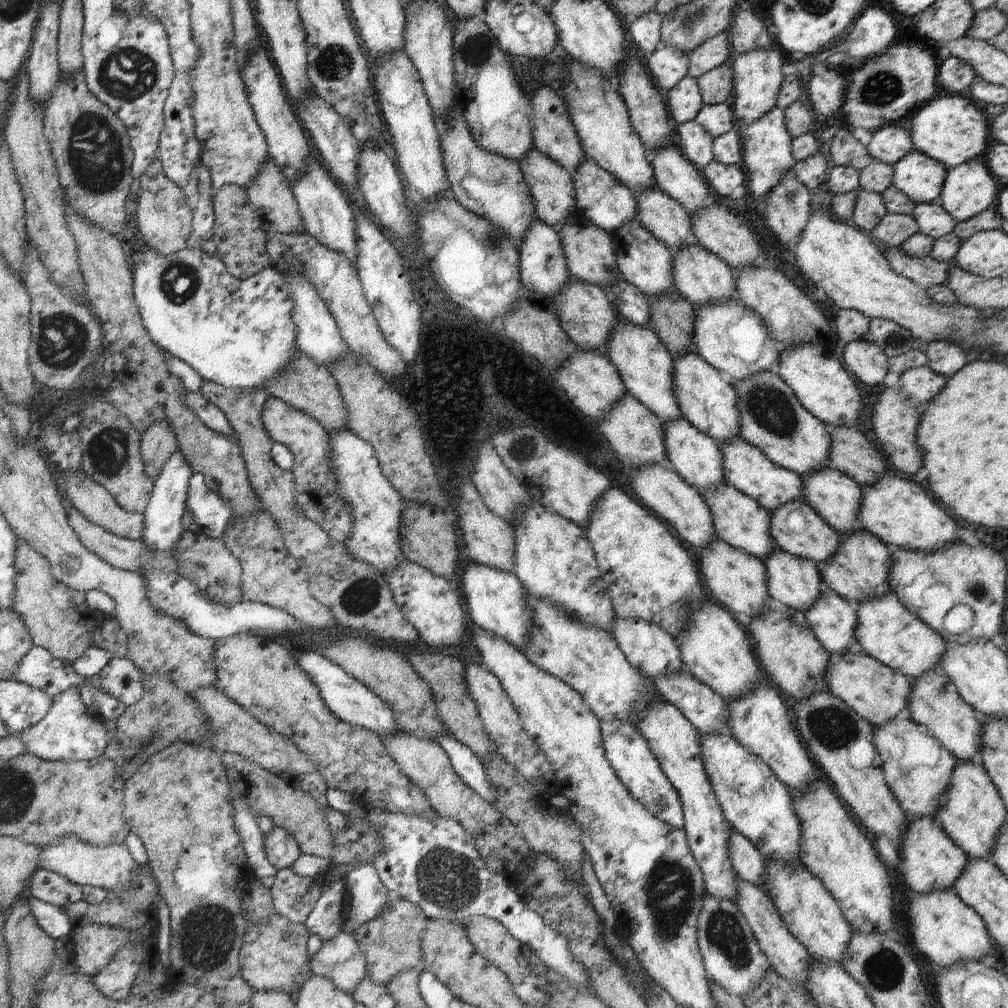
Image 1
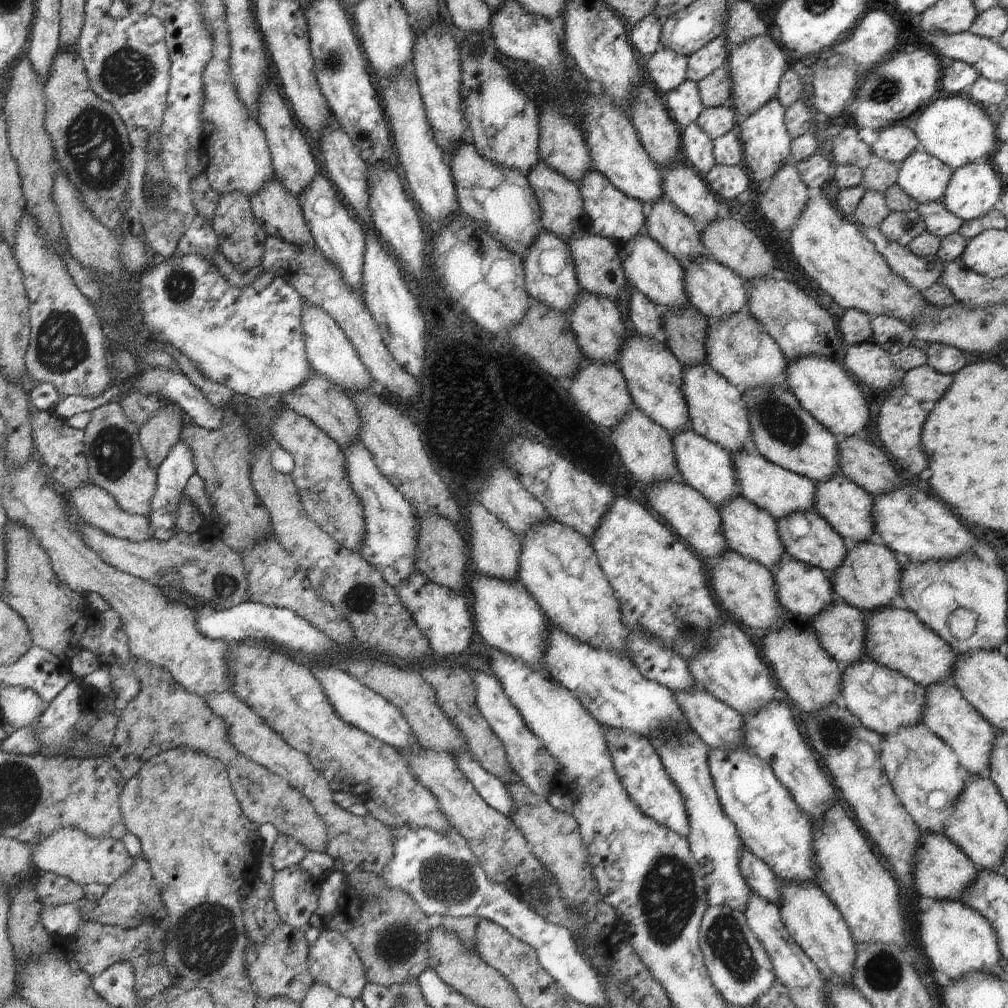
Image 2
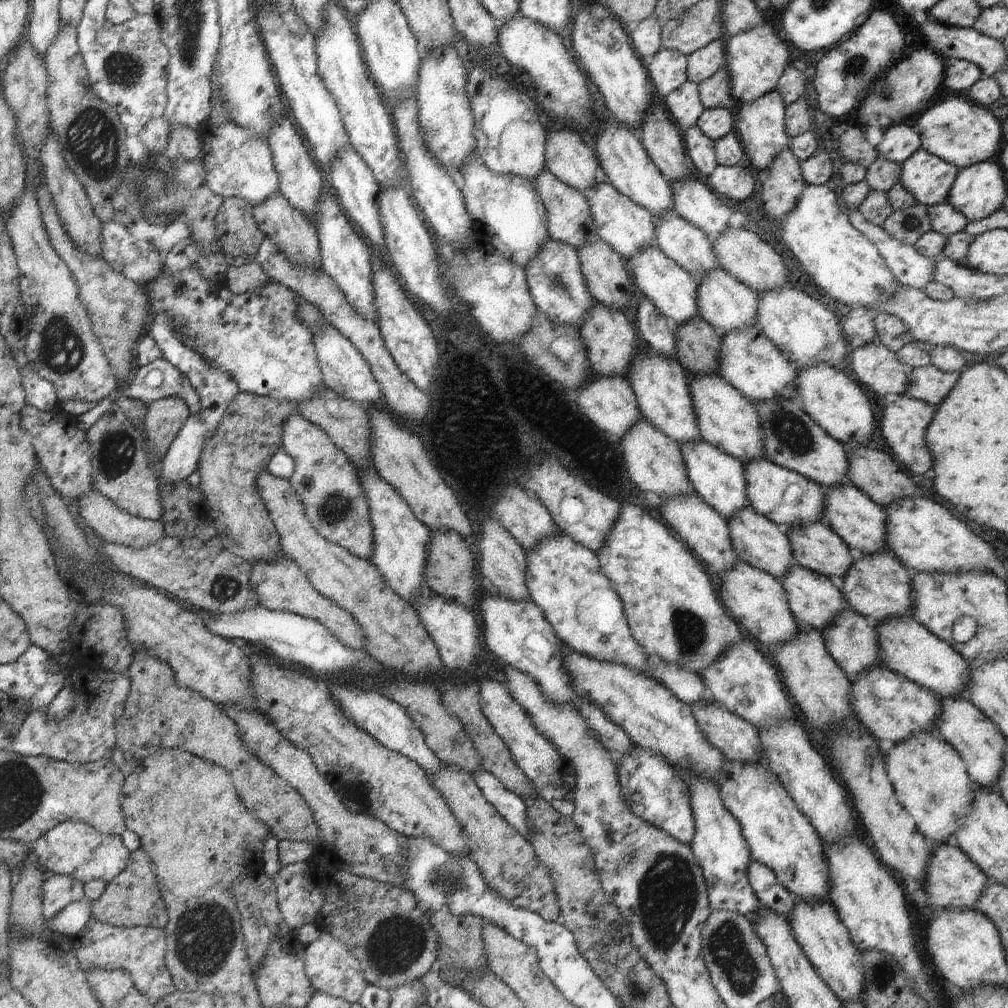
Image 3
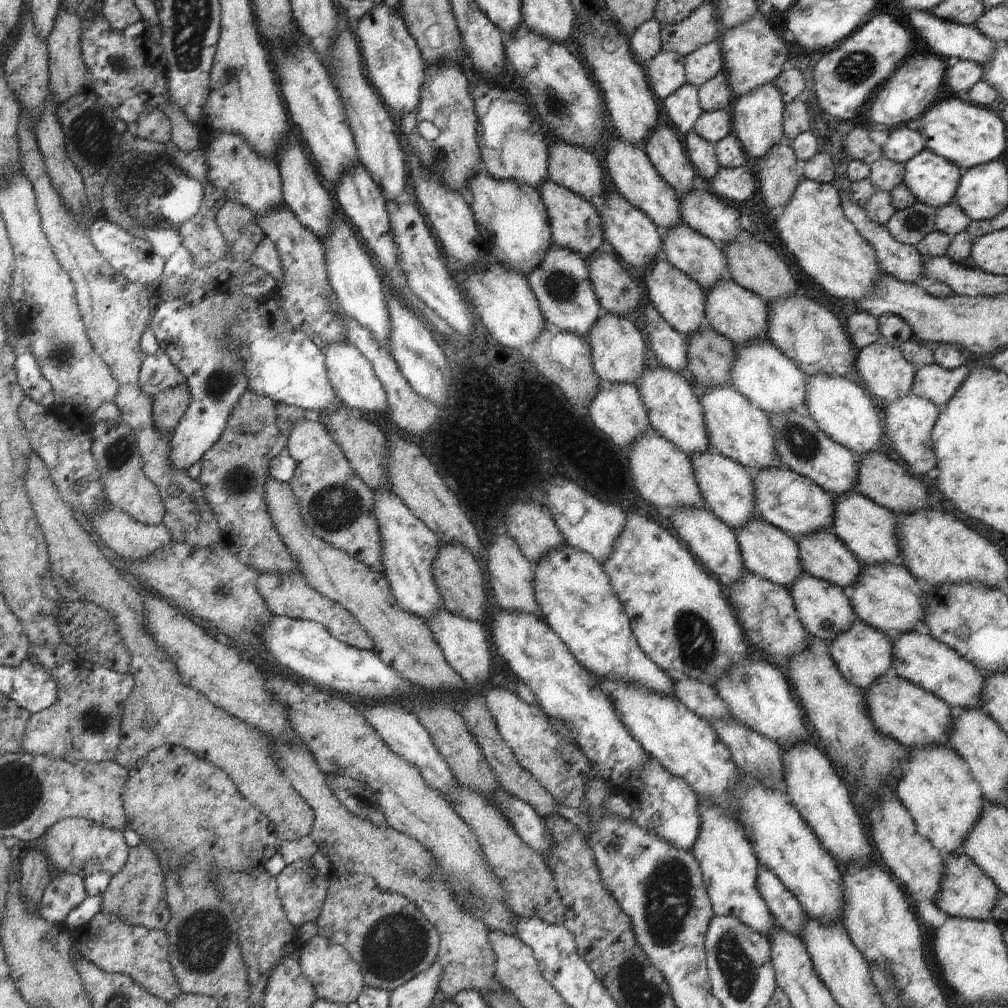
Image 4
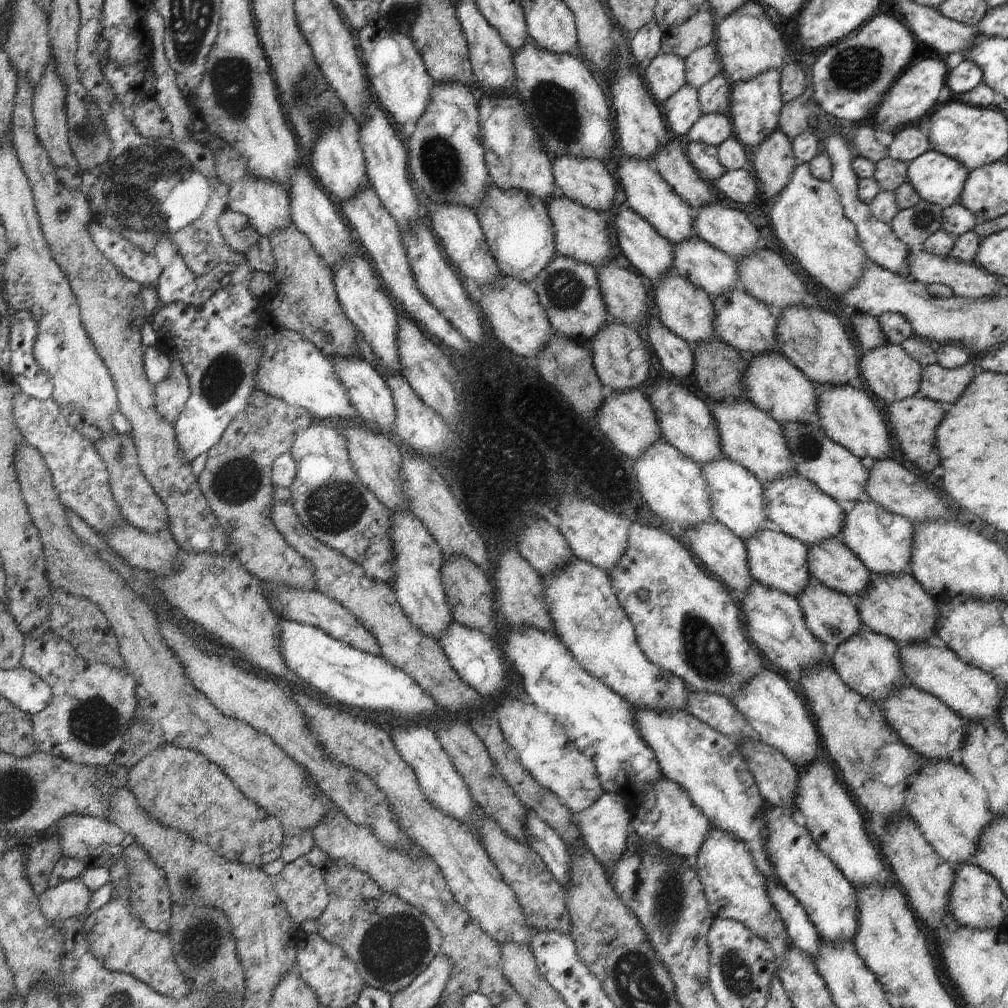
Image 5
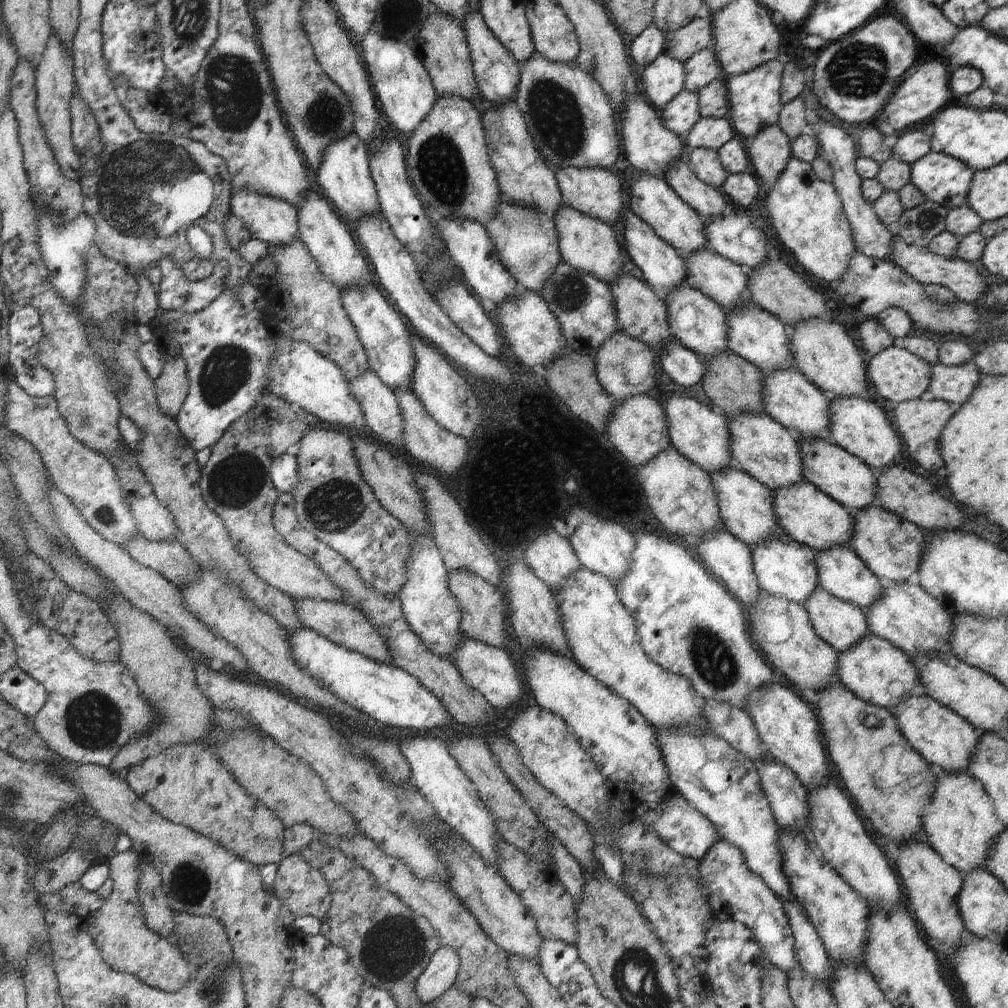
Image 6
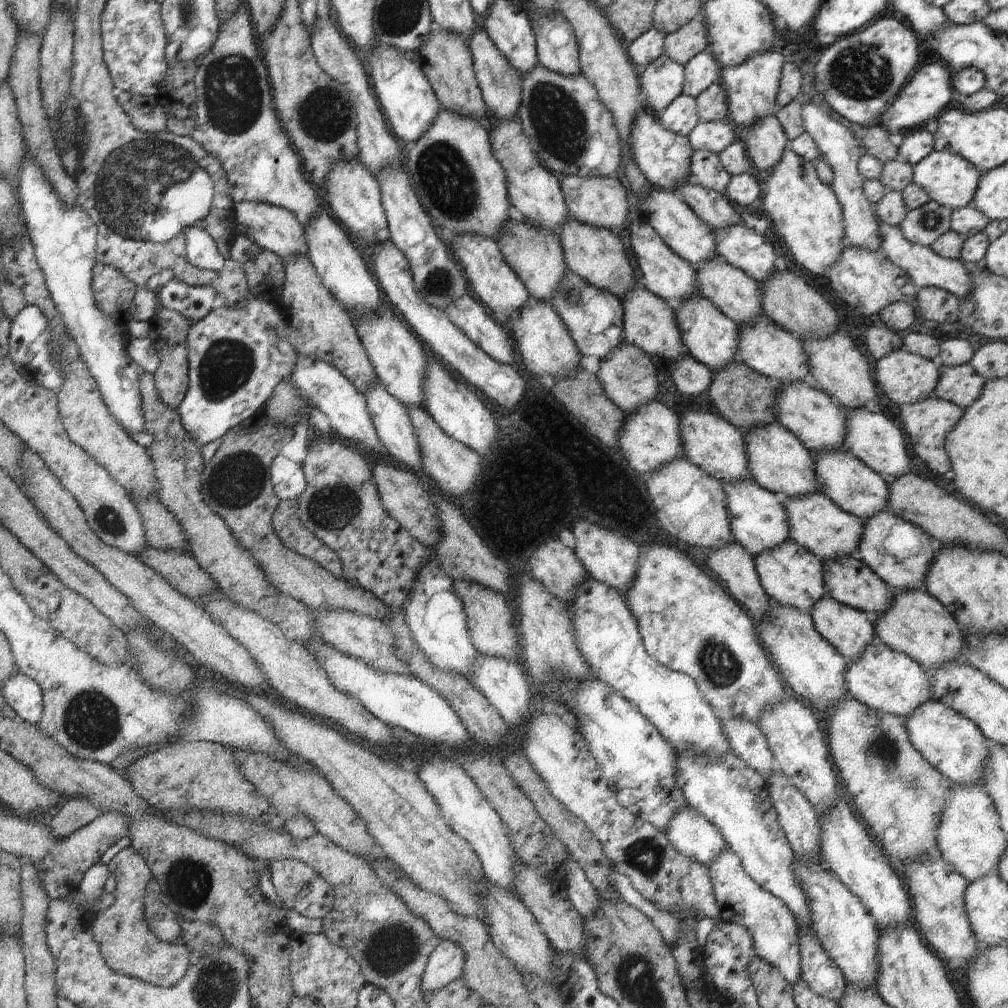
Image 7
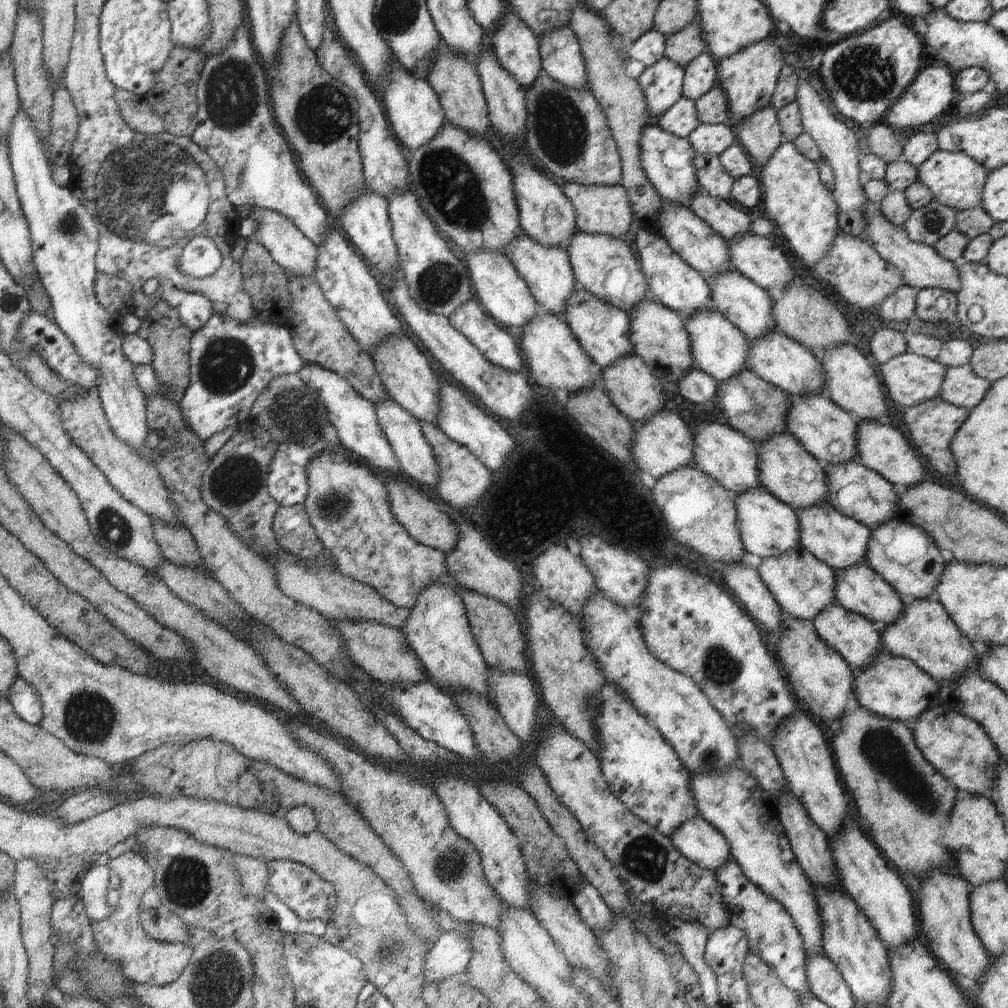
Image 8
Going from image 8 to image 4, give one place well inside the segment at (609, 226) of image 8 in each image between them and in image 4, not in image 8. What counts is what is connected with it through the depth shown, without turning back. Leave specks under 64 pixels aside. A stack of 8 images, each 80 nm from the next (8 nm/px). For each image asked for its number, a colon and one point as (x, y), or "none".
4: (576, 168)
5: (587, 181)
6: (596, 192)
7: (602, 202)

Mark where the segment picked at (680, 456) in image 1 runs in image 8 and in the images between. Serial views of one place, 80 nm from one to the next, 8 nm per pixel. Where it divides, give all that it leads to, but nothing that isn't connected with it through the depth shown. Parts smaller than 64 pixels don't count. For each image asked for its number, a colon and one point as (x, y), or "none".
2: (707, 467)
3: (718, 478)
4: (727, 486)
5: (737, 501)
6: (745, 505)
7: (757, 518)
8: (767, 526)

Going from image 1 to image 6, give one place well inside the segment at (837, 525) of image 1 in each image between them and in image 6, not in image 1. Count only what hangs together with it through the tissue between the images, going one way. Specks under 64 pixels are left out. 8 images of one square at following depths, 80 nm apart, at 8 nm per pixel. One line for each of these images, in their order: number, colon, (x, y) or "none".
2: (847, 508)
3: (860, 522)
4: (870, 531)
5: (882, 540)
6: (890, 546)

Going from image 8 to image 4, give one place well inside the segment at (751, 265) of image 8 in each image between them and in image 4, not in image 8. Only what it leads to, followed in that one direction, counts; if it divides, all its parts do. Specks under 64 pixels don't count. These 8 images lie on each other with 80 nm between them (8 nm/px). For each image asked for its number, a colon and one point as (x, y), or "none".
4: (701, 210)
5: (729, 230)
6: (734, 237)
7: (742, 247)

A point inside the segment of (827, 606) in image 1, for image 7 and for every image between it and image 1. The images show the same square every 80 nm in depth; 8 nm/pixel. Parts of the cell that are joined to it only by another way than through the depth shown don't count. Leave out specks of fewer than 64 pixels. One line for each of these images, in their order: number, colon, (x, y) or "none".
2: (840, 628)
3: (851, 639)
4: (862, 654)
5: (868, 662)
6: (876, 671)
7: (884, 679)

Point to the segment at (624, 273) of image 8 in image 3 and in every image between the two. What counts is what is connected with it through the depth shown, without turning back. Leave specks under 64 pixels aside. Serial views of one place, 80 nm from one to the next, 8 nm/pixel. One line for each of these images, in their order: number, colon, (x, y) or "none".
3: (569, 220)
4: (575, 224)
5: (580, 233)
6: (588, 244)
7: (596, 254)

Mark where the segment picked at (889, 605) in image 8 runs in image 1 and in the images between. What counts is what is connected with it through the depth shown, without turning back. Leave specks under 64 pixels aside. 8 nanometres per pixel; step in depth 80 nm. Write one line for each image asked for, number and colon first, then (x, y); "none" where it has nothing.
1: (816, 540)
2: (822, 547)
3: (819, 549)
4: (822, 554)
5: (831, 562)
6: (841, 572)
7: (849, 580)

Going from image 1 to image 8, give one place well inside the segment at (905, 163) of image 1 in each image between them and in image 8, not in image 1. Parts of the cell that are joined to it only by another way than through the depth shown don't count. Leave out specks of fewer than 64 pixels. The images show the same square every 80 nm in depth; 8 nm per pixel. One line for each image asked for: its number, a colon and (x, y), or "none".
2: (924, 177)
3: (928, 178)
4: (933, 180)
5: (938, 179)
6: (943, 179)
7: (951, 181)
8: (956, 180)

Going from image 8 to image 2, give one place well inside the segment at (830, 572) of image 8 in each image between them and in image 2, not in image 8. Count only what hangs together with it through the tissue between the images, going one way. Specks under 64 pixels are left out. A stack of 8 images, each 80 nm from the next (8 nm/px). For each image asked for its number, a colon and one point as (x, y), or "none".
2: (750, 531)
3: (757, 540)
4: (767, 551)
5: (775, 559)
6: (785, 568)
7: (791, 575)

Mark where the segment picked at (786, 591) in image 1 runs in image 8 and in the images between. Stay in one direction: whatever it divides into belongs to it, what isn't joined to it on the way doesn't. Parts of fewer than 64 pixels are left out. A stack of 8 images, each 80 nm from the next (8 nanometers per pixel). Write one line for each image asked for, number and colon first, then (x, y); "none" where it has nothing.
2: (804, 590)
3: (814, 599)
4: (825, 611)
5: (832, 617)
6: (841, 624)
7: (848, 630)
8: (857, 639)

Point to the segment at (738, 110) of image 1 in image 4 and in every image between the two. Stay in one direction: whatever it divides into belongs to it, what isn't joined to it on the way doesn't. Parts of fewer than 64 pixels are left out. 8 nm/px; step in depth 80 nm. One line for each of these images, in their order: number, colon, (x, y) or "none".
2: (756, 66)
3: (756, 59)
4: (753, 54)

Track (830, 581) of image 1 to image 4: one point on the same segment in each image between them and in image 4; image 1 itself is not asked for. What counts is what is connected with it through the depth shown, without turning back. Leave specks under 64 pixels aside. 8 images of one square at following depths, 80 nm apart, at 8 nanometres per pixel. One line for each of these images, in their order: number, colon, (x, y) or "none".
2: (868, 579)
3: (878, 586)
4: (888, 597)

